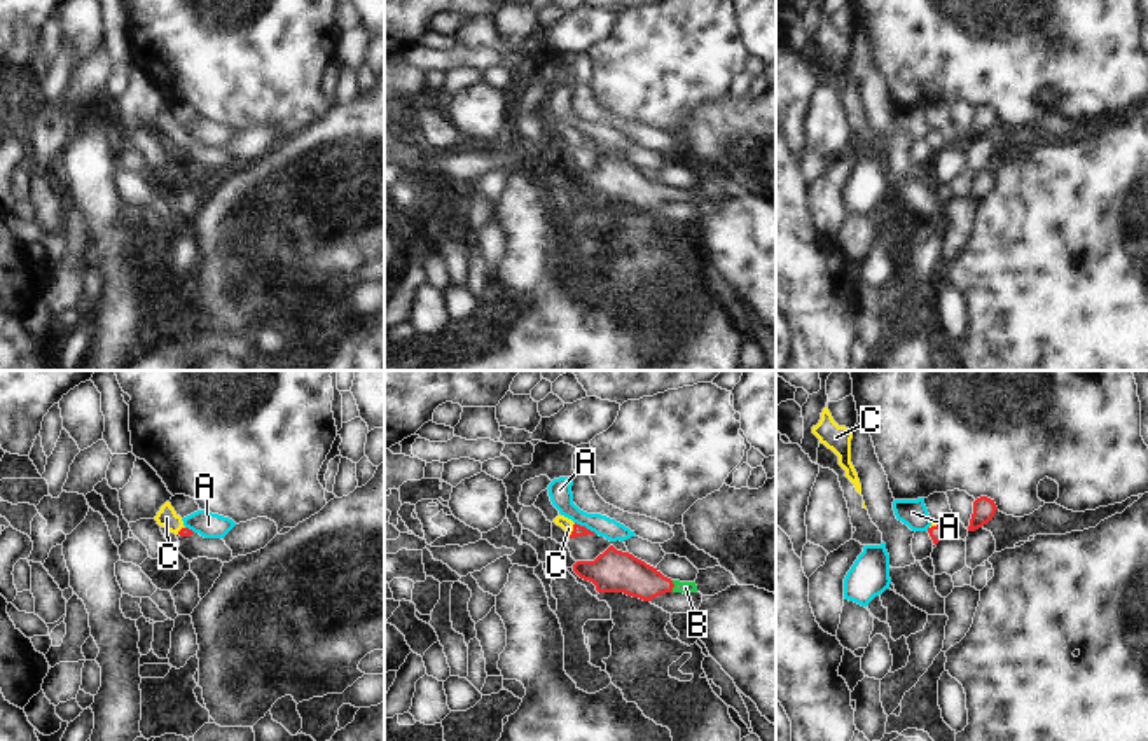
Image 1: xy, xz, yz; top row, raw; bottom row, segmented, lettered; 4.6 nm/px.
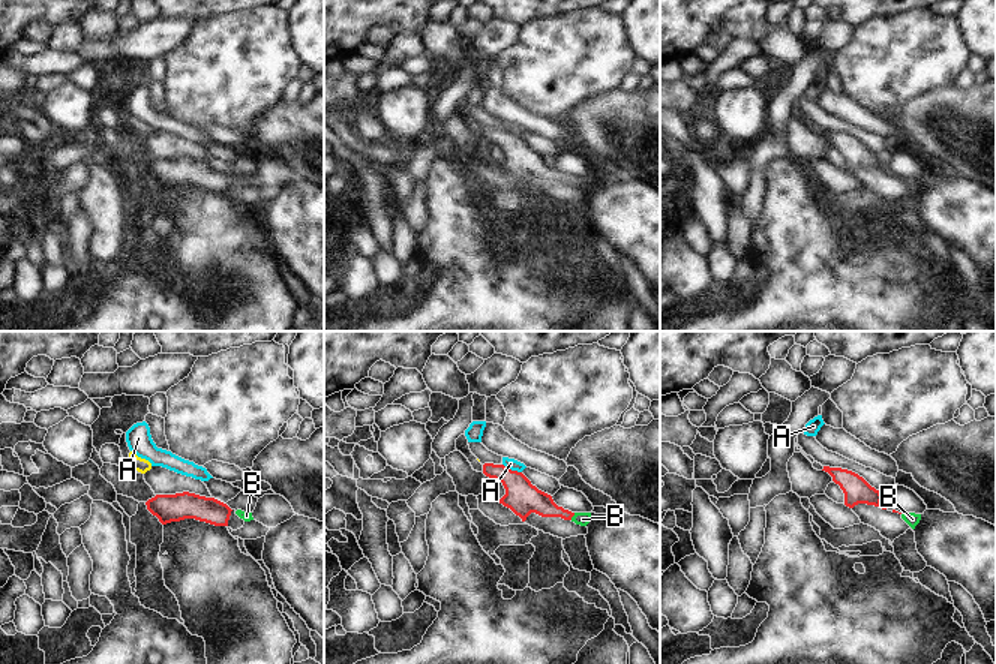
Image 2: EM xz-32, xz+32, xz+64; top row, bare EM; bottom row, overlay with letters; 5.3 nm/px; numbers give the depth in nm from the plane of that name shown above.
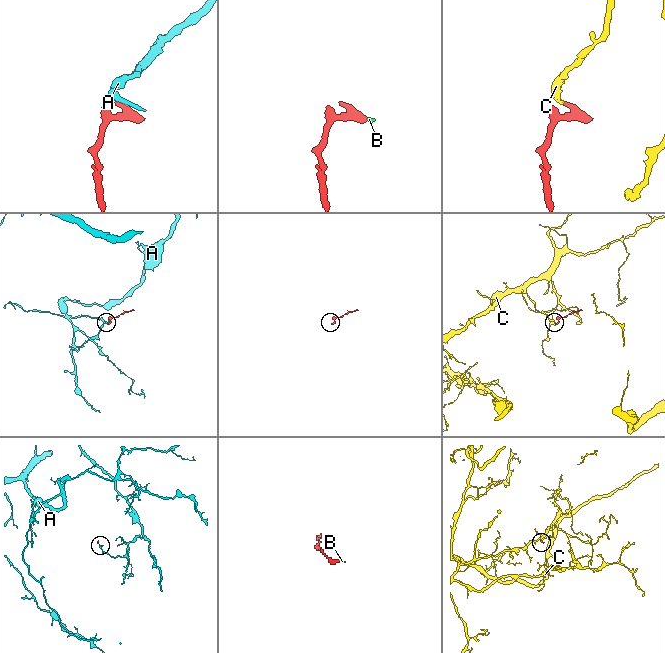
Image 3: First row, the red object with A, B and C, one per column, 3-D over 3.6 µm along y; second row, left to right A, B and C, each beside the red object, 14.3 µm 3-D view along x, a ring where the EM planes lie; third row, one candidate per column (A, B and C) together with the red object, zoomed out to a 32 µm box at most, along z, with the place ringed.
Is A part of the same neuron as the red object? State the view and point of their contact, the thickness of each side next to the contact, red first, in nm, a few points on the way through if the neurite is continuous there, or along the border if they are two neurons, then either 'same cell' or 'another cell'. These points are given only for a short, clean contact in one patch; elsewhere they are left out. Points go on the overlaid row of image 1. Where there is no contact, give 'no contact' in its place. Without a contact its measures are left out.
meets red in xz at (584, 526); 50 nm thick on the red side, 110 nm on the other; border along xz (575, 521), (596, 533); another cell

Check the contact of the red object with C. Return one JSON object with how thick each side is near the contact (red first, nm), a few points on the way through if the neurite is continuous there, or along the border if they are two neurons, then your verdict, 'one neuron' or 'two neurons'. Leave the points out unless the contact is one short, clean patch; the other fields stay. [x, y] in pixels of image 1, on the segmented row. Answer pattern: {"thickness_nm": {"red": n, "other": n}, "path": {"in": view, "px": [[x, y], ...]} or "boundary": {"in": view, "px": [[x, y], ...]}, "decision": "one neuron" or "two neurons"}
{"thickness_nm": {"red": 50, "other": 60}, "path": {"in": "xz", "px": [[579, 530], [574, 530], [565, 523]]}, "decision": "one neuron"}

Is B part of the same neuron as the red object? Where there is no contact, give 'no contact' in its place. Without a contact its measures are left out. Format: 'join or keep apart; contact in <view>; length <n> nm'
join; contact in xz; length 60 nm

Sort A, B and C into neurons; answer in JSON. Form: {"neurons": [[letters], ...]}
{"neurons": [["A"], ["B", "C"]]}

